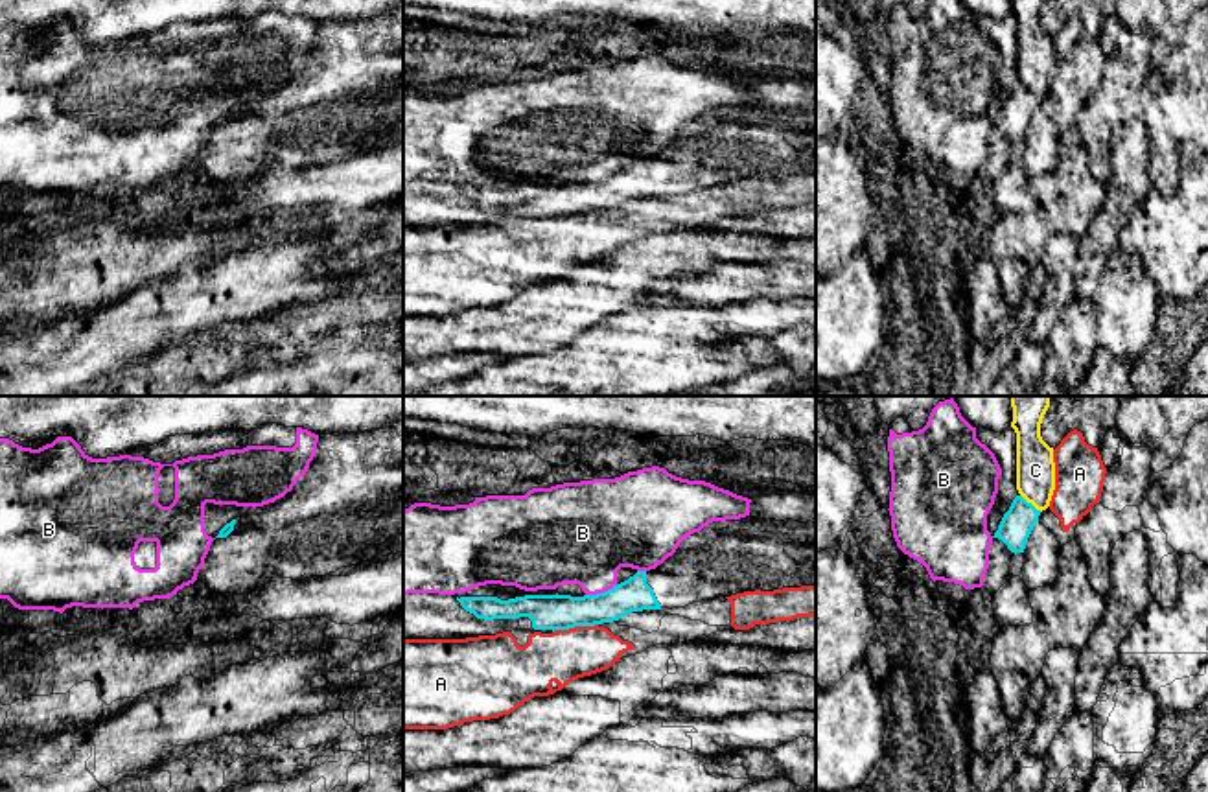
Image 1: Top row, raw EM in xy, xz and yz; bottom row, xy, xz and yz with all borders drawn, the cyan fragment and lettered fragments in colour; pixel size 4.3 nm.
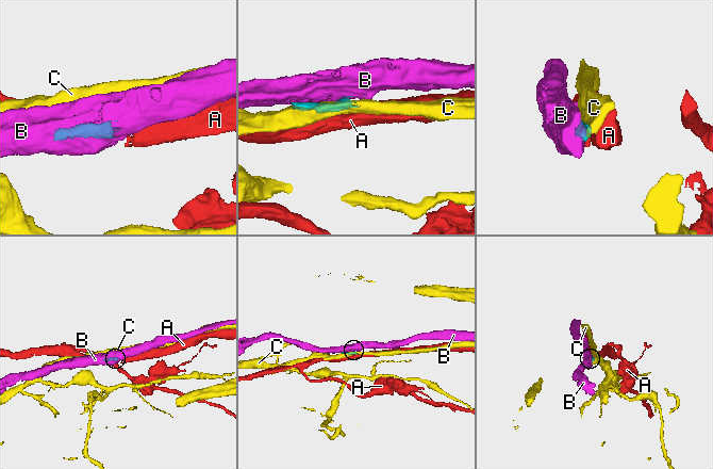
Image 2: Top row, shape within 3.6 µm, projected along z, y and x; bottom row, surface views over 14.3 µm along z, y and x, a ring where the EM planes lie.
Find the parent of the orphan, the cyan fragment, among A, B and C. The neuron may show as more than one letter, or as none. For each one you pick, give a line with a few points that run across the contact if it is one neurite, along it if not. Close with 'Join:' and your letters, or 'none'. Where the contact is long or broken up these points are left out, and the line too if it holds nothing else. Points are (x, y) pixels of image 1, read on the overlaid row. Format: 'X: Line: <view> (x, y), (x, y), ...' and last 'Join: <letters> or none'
Join: none

